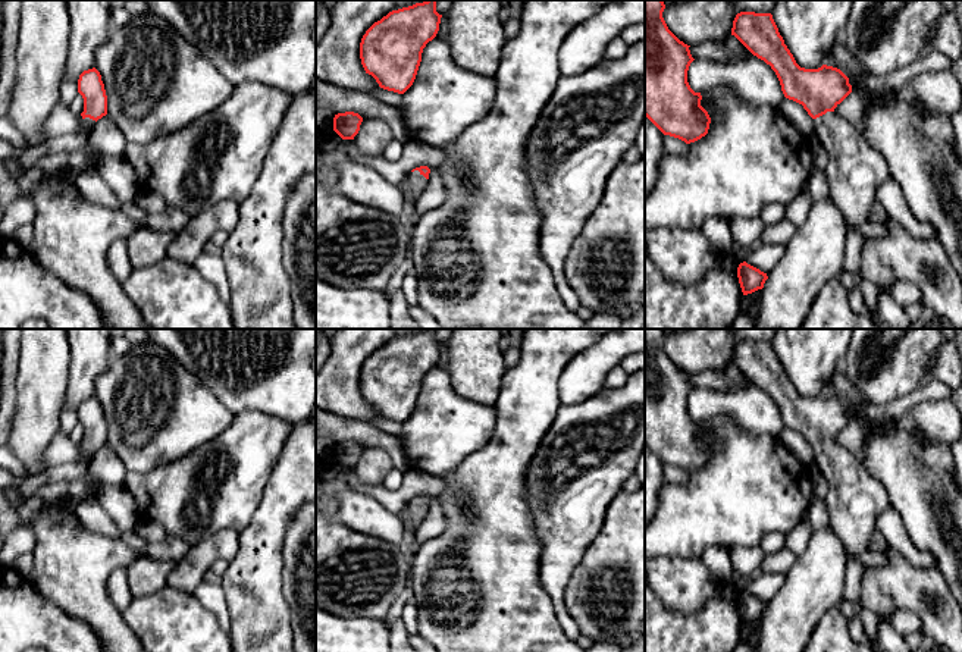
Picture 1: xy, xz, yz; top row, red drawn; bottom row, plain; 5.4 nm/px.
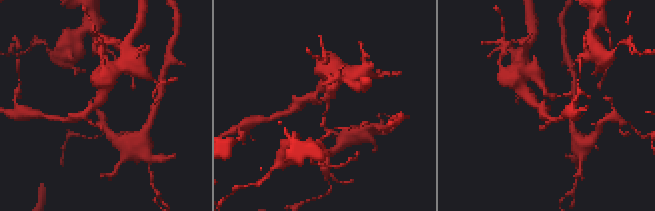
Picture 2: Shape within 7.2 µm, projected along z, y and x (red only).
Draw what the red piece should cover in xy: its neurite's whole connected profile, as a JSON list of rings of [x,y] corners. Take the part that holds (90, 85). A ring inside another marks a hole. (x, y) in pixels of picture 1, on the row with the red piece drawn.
[[[95,68],[79,75],[78,93],[84,98],[82,131],[79,134],[88,137],[95,122],[107,115],[107,95],[101,75]]]

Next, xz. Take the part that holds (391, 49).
[[[426,0],[392,10],[375,22],[360,43],[360,59],[366,73],[372,75],[380,88],[404,94],[416,79],[423,48],[439,31],[441,18],[436,0]]]

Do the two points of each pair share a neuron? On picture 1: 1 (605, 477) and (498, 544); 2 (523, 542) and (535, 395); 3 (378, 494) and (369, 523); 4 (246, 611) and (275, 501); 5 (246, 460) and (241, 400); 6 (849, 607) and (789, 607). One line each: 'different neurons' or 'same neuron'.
1: different neurons
2: same neuron
3: different neurons
4: same neuron
5: different neurons
6: different neurons

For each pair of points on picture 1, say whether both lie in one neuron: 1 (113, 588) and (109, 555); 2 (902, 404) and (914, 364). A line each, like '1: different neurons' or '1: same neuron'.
1: different neurons
2: different neurons

